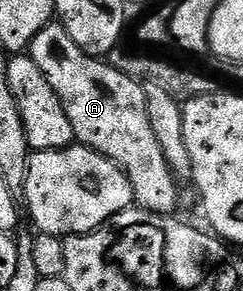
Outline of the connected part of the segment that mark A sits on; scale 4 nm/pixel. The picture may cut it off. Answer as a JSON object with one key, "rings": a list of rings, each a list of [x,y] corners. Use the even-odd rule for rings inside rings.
{"rings":[[[56,20],[50,22],[47,28],[43,28],[39,36],[35,36],[27,53],[35,60],[35,64],[39,64],[39,68],[43,68],[47,84],[55,88],[55,96],[59,96],[67,112],[67,120],[71,120],[74,139],[80,145],[88,146],[90,150],[110,158],[116,166],[120,166],[125,171],[133,189],[133,201],[140,209],[150,210],[153,214],[172,215],[176,211],[173,209],[177,206],[179,183],[165,162],[163,150],[159,148],[159,140],[155,140],[155,132],[151,132],[151,123],[147,120],[145,107],[144,85],[136,82],[134,78],[123,76],[123,72],[116,70],[108,61],[91,54],[84,54],[79,44],[75,44],[75,40],[67,36],[67,32]]]}

